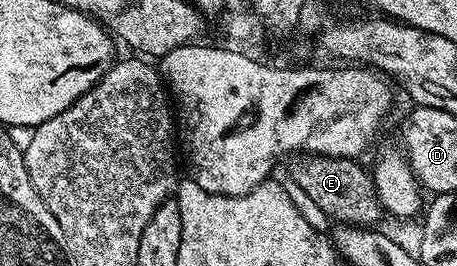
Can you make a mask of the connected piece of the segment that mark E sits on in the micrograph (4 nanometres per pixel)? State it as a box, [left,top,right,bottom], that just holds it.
[291,155,385,227]

